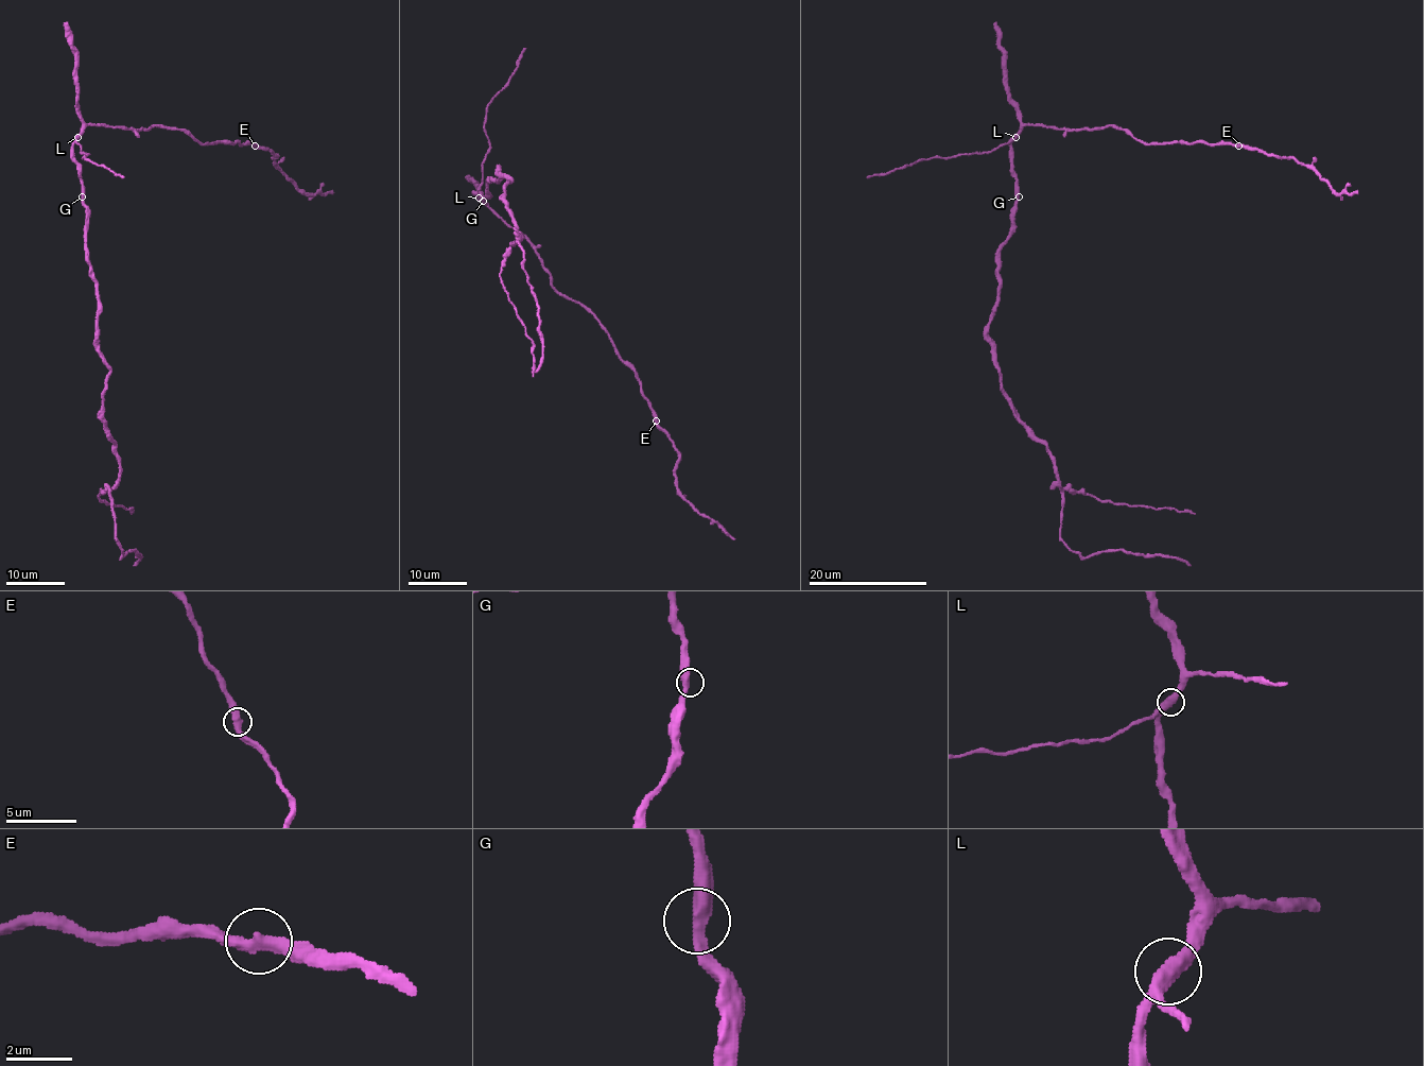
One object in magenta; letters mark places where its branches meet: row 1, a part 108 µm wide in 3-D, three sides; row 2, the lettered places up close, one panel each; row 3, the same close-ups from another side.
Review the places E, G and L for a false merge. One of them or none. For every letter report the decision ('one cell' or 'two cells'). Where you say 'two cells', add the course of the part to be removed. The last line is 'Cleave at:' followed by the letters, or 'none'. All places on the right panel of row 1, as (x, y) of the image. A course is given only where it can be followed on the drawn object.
E: one cell
G: one cell
L: one cell
Cleave at: none

